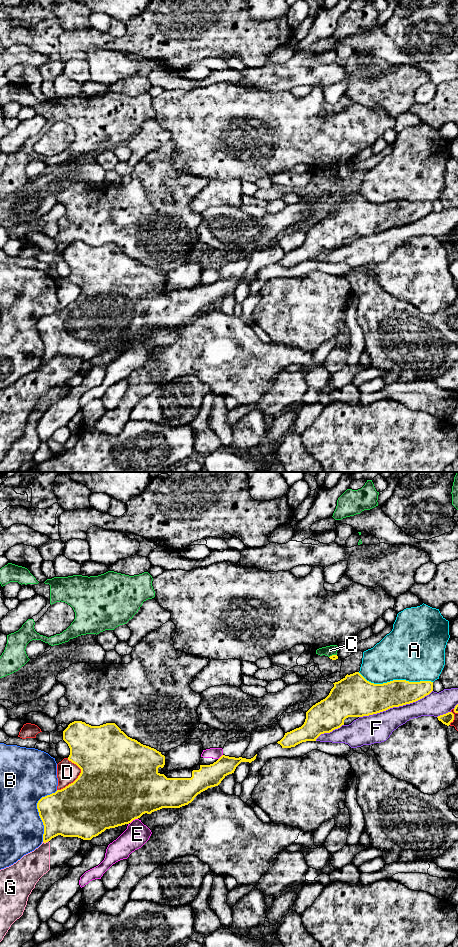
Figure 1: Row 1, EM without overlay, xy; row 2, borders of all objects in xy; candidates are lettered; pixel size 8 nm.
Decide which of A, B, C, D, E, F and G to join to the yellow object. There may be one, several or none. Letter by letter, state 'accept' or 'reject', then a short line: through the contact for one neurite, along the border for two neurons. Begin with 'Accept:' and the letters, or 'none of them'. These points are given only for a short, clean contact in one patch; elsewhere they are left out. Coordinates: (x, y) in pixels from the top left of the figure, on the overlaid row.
Accept: none of them
A: reject
B: reject
C: reject
D: reject
E: reject
F: reject
G: reject

